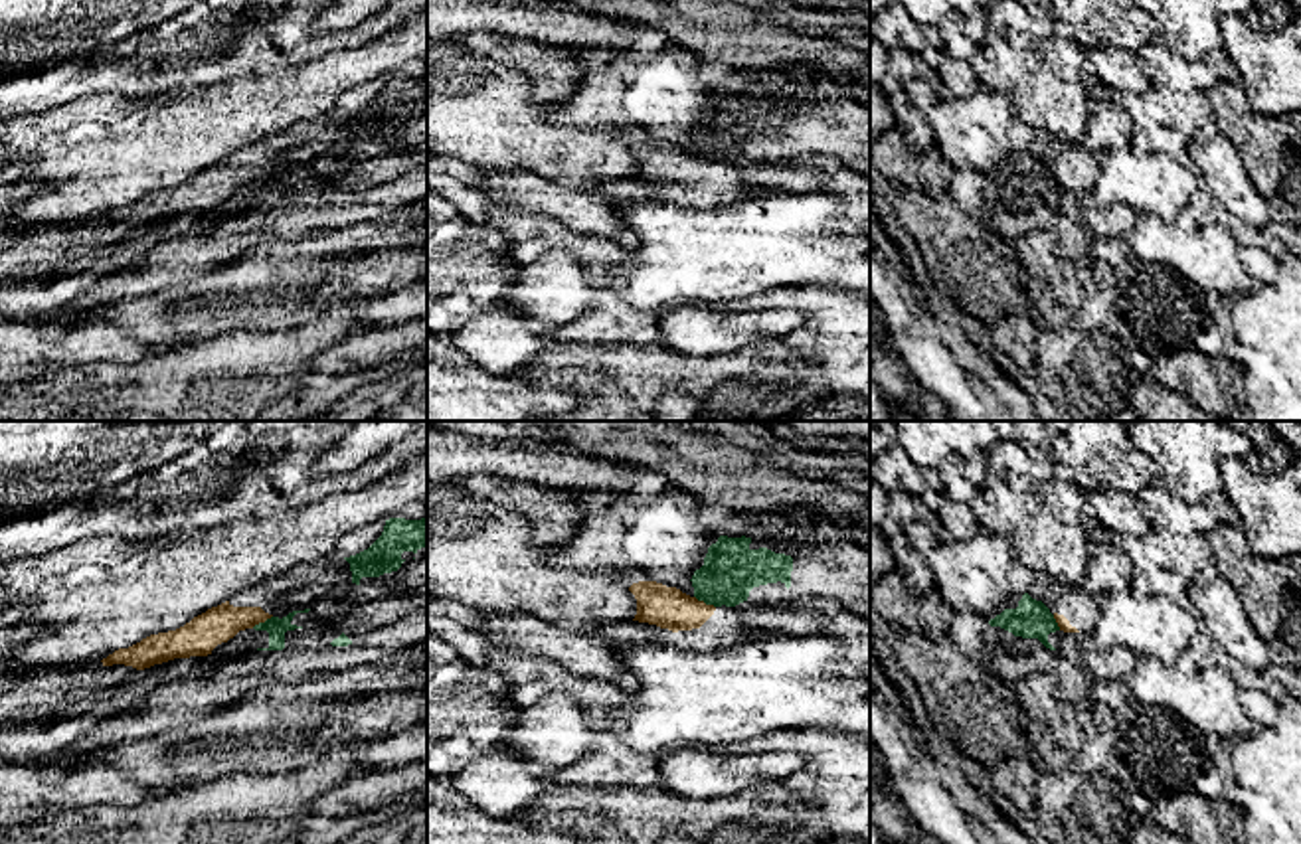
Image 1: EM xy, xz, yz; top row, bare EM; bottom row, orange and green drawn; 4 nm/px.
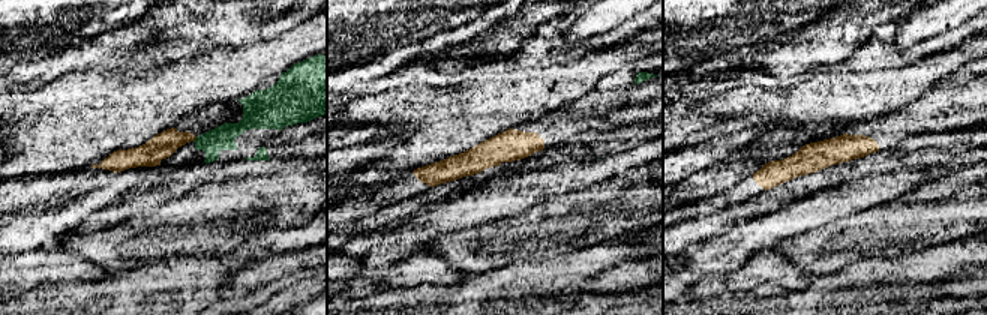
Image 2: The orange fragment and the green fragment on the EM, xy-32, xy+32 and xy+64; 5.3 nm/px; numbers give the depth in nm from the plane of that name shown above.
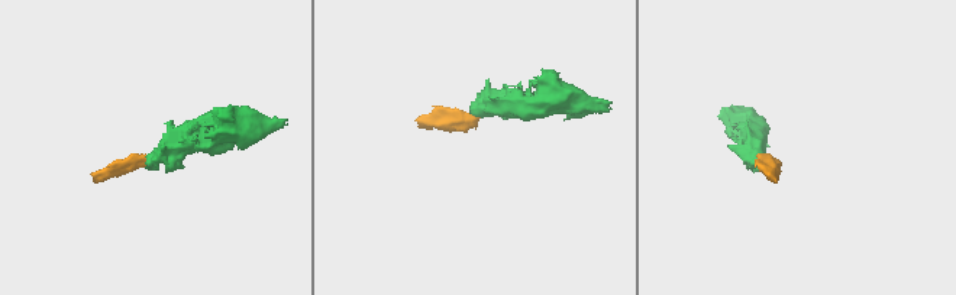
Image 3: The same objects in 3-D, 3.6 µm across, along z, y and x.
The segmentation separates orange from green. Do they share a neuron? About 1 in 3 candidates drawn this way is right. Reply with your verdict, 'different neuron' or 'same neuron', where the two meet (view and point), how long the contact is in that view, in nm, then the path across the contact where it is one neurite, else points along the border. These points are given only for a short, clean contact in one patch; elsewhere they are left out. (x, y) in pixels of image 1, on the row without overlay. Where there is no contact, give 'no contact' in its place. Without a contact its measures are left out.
different neuron; meets orange in xz at (702, 159); contact 100 nm long; border along xz (694, 153), (714, 165)

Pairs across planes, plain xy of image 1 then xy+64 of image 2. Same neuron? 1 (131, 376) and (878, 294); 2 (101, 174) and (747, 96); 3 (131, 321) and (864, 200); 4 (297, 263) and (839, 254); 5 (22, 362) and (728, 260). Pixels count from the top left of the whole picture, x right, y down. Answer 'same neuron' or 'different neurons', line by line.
1: same neuron
2: same neuron
3: different neurons
4: same neuron
5: different neurons

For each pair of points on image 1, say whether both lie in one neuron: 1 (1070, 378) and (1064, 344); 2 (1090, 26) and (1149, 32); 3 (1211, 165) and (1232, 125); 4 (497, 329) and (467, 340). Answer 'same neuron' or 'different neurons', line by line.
1: same neuron
2: same neuron
3: different neurons
4: same neuron

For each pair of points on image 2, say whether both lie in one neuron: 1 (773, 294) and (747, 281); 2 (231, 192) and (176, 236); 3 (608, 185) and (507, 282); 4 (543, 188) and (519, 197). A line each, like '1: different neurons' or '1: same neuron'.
1: different neurons
2: same neuron
3: different neurons
4: same neuron

